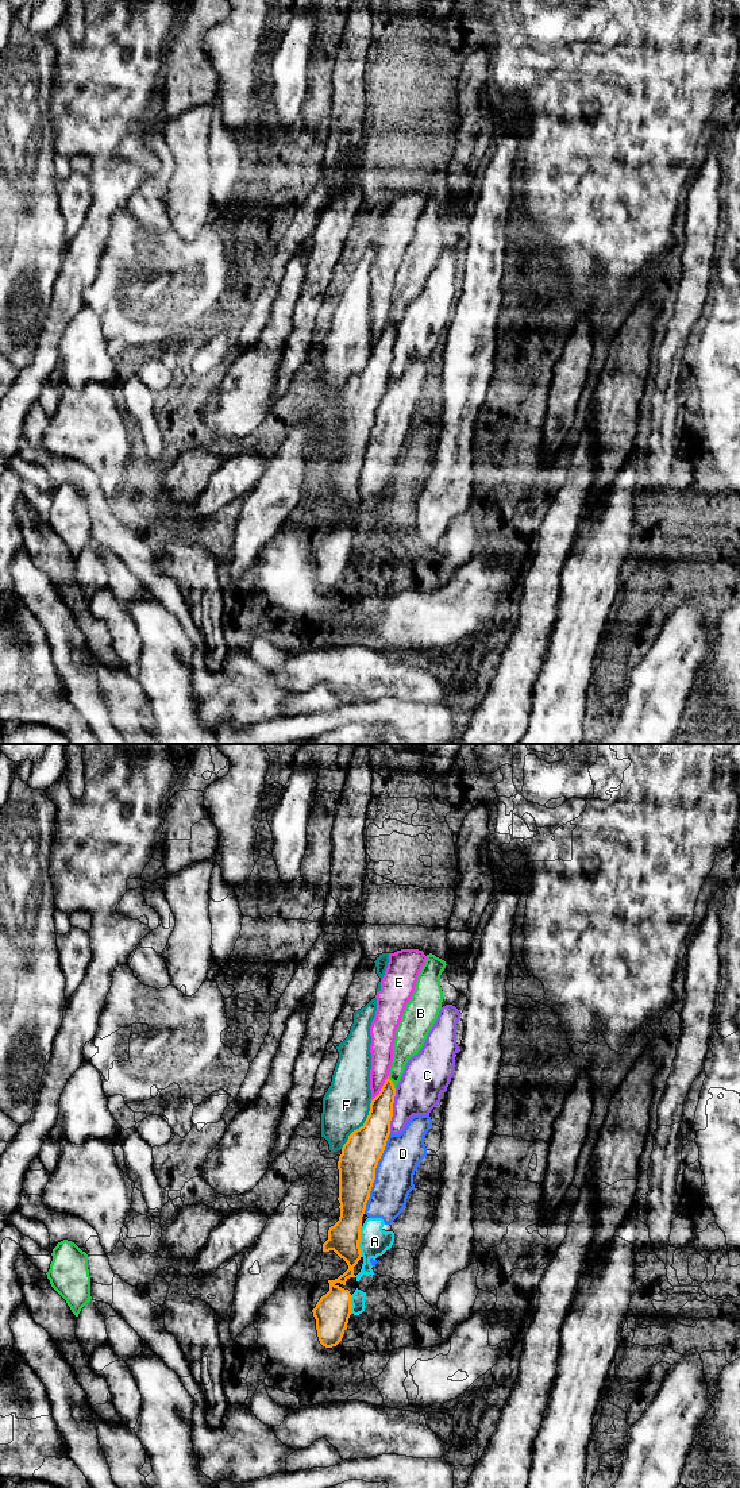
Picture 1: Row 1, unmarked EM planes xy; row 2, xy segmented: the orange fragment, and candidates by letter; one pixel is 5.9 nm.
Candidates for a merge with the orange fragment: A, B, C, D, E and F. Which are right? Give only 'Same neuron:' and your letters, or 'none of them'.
Same neuron: none of them

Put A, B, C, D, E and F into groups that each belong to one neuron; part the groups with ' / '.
A D / B / C / E / F

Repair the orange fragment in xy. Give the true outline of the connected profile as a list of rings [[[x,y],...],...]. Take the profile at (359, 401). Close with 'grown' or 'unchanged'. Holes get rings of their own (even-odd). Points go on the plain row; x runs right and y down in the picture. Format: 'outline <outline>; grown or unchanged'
outline [[[388,320],[379,338],[370,347],[365,367],[348,379],[339,400],[340,460],[329,471],[323,496],[334,494],[347,506],[348,513],[338,523],[328,524],[329,535],[312,554],[319,585],[325,591],[336,590],[342,585],[351,559],[352,539],[338,528],[346,529],[350,521],[355,521],[354,510],[362,501],[362,460],[375,424],[375,412],[390,378],[394,340],[396,332]]]; unchanged

